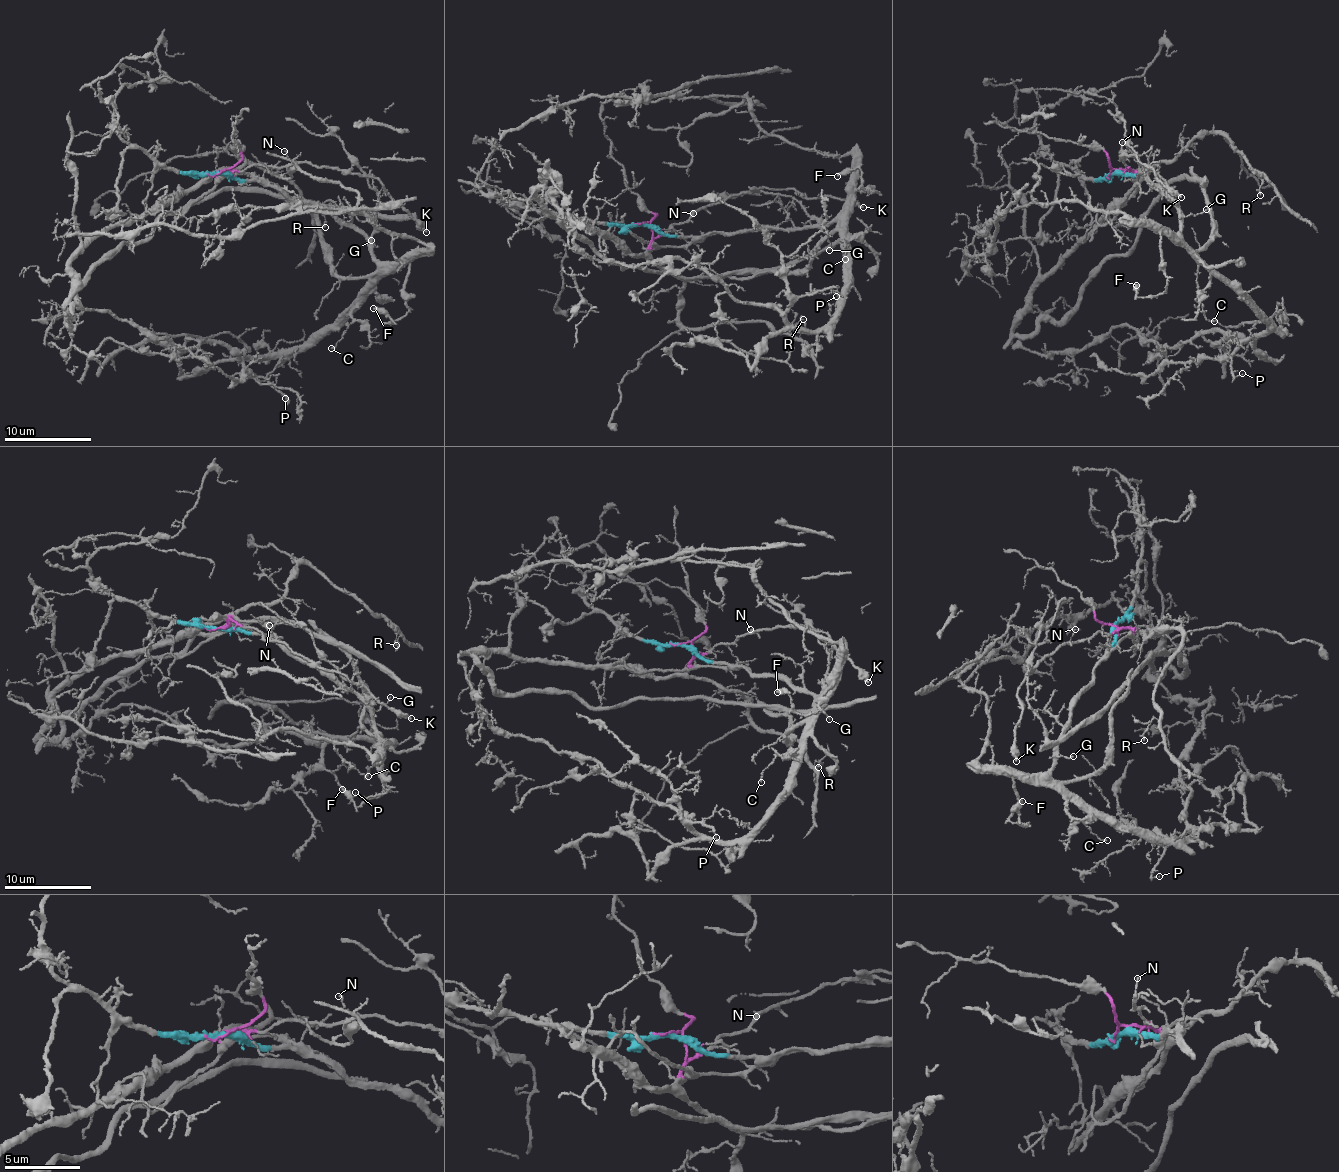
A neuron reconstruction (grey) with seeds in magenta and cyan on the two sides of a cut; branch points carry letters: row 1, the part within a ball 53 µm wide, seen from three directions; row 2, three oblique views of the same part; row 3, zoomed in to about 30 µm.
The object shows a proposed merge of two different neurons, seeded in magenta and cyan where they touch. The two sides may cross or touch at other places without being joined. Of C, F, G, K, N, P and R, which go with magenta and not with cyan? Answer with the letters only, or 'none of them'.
K, N, R

